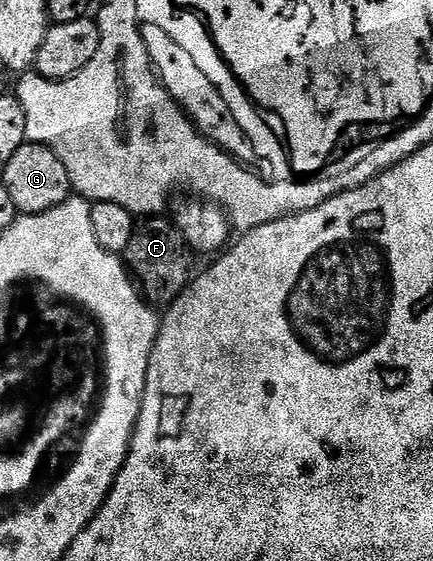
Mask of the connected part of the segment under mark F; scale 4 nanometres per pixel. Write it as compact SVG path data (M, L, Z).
M148 216L137 225L134 236L130 236L122 261L140 297L153 308L167 308L173 306L180 299L180 293L192 283L198 258L175 221L168 219L167 222L164 216Z

